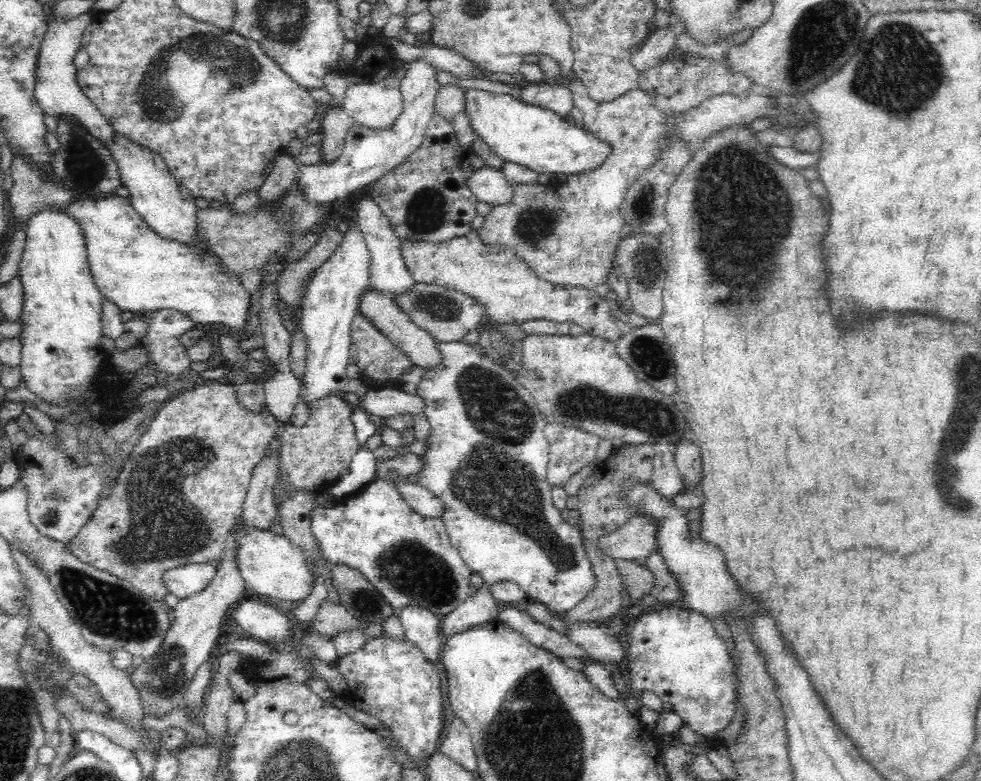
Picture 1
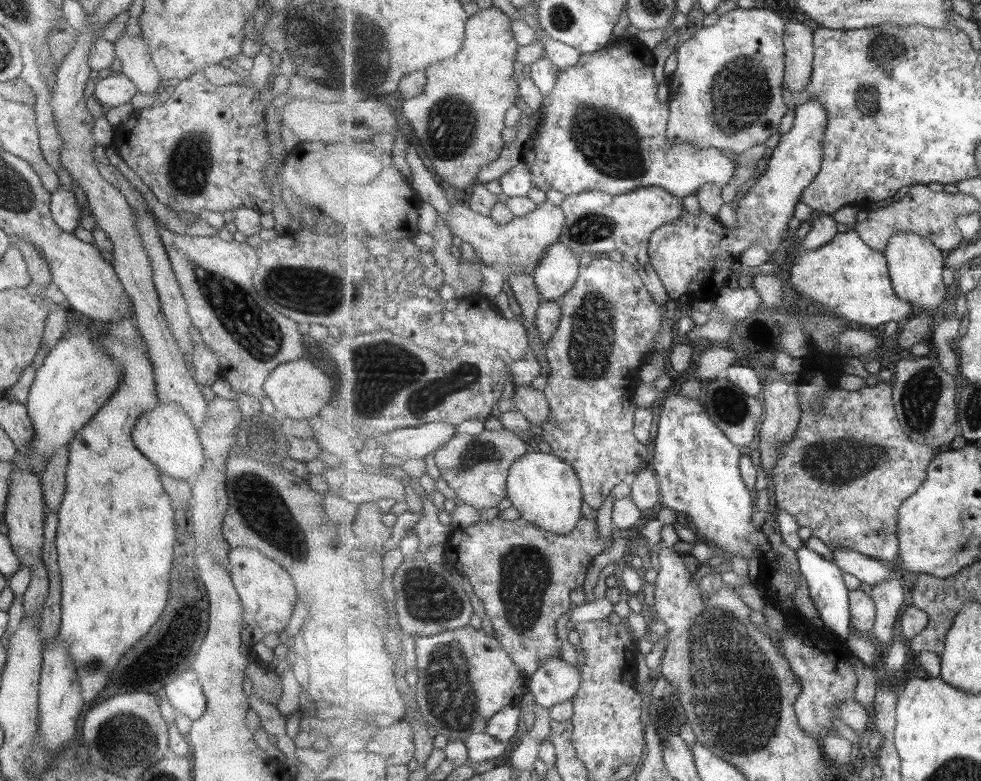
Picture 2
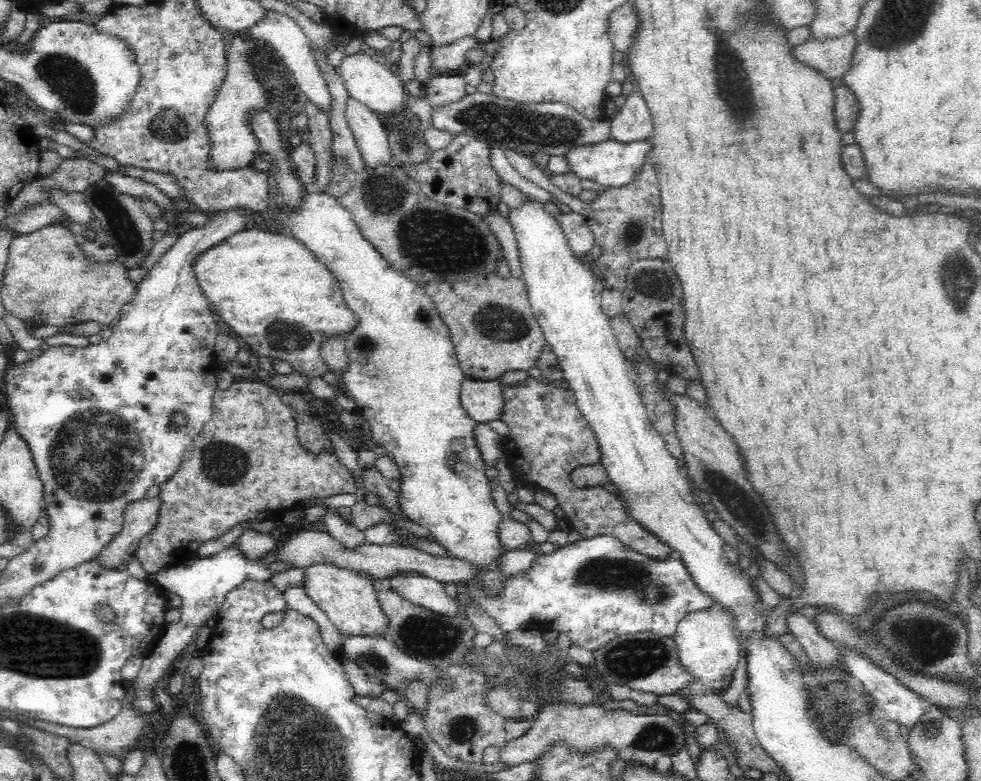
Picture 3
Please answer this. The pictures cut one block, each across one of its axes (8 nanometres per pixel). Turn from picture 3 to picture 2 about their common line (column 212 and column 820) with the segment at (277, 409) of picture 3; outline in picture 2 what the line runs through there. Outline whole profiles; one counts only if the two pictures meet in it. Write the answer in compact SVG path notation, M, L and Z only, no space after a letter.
M877 384L877 386L865 387L857 390L857 398L853 400L853 391L841 390L835 388L827 390L821 396L821 403L823 403L823 414L817 416L819 408L815 406L805 406L802 408L801 424L795 432L795 438L789 443L783 443L779 448L779 458L775 462L775 470L773 476L768 475L774 481L774 494L776 496L777 506L787 512L790 512L797 518L799 526L811 528L812 536L821 540L831 551L839 547L851 548L851 550L862 552L864 555L881 560L895 560L900 555L900 542L899 542L899 509L902 504L906 502L910 496L913 496L922 486L926 483L928 477L928 468L930 462L939 455L939 448L929 447L926 444L919 444L903 431L901 423L899 423L899 416L895 414L887 414L891 410L891 402L894 402L894 388L890 384Z

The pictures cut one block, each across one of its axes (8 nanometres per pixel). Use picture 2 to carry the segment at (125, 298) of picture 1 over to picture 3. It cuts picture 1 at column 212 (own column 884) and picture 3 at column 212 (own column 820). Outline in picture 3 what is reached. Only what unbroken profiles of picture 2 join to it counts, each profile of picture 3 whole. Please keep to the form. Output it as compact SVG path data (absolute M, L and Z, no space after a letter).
M258 228L240 229L196 258L194 272L212 311L250 346L254 354L290 363L295 372L308 379L328 372L328 365L320 356L320 346L326 340L345 337L360 324L360 315L348 307L339 280L311 250L292 237Z

